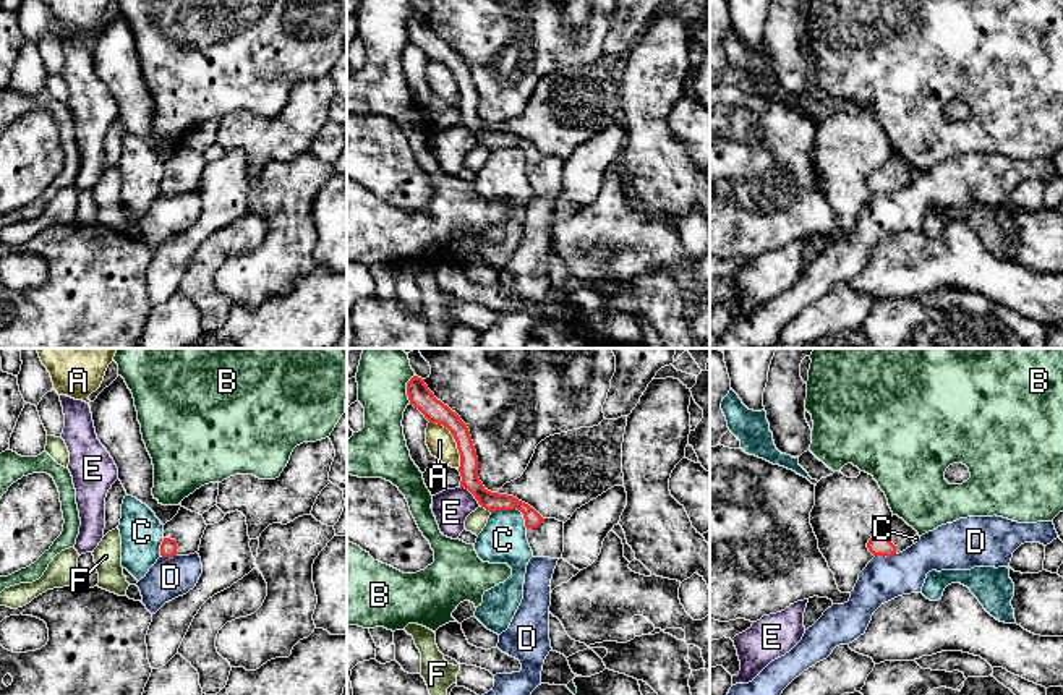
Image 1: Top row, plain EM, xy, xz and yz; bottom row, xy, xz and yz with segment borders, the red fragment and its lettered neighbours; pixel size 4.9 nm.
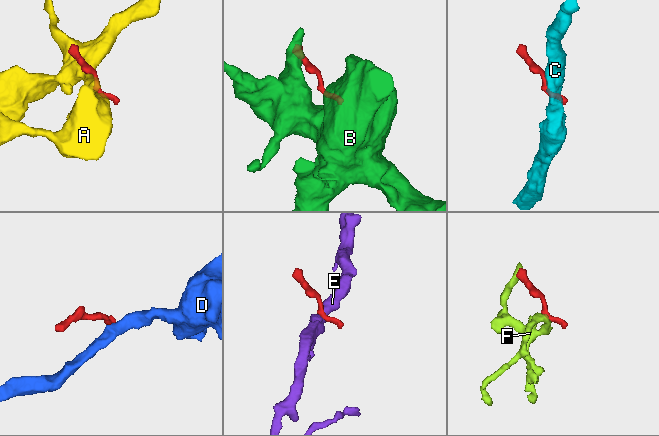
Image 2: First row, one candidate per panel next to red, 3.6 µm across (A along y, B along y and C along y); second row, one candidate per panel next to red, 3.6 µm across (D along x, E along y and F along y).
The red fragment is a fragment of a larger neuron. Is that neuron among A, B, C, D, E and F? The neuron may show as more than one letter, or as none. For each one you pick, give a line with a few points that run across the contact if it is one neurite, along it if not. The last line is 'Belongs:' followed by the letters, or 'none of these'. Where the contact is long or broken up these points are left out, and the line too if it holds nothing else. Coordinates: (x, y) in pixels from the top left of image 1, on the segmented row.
Belongs: none of these

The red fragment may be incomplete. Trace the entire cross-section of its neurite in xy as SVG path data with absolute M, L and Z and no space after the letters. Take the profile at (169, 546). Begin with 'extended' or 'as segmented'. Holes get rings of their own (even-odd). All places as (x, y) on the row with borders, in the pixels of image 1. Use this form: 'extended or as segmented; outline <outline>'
extended; outline M180 507L178 514L164 525L160 556L173 557L198 552L206 527L203 515Z

